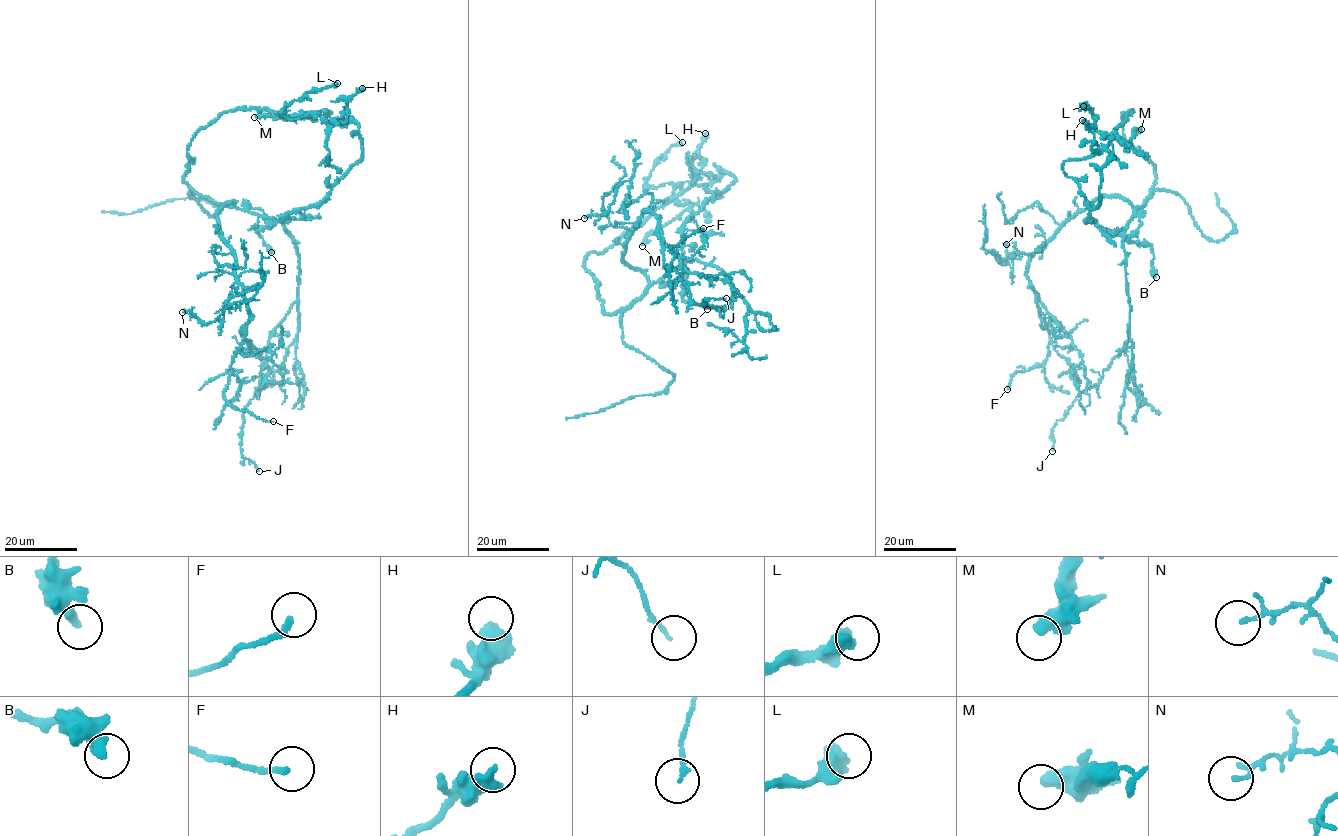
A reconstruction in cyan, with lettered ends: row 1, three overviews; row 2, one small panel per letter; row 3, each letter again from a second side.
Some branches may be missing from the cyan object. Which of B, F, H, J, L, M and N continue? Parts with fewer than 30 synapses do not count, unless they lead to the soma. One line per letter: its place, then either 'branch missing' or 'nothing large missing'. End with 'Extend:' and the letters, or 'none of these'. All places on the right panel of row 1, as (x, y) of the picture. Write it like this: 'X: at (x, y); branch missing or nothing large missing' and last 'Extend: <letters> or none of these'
B: at (1156, 277); nothing large missing
F: at (1007, 389); nothing large missing
H: at (1082, 120); nothing large missing
J: at (1052, 451); nothing large missing
L: at (1083, 106); nothing large missing
M: at (1141, 129); nothing large missing
N: at (1006, 244); nothing large missing
Extend: none of these

